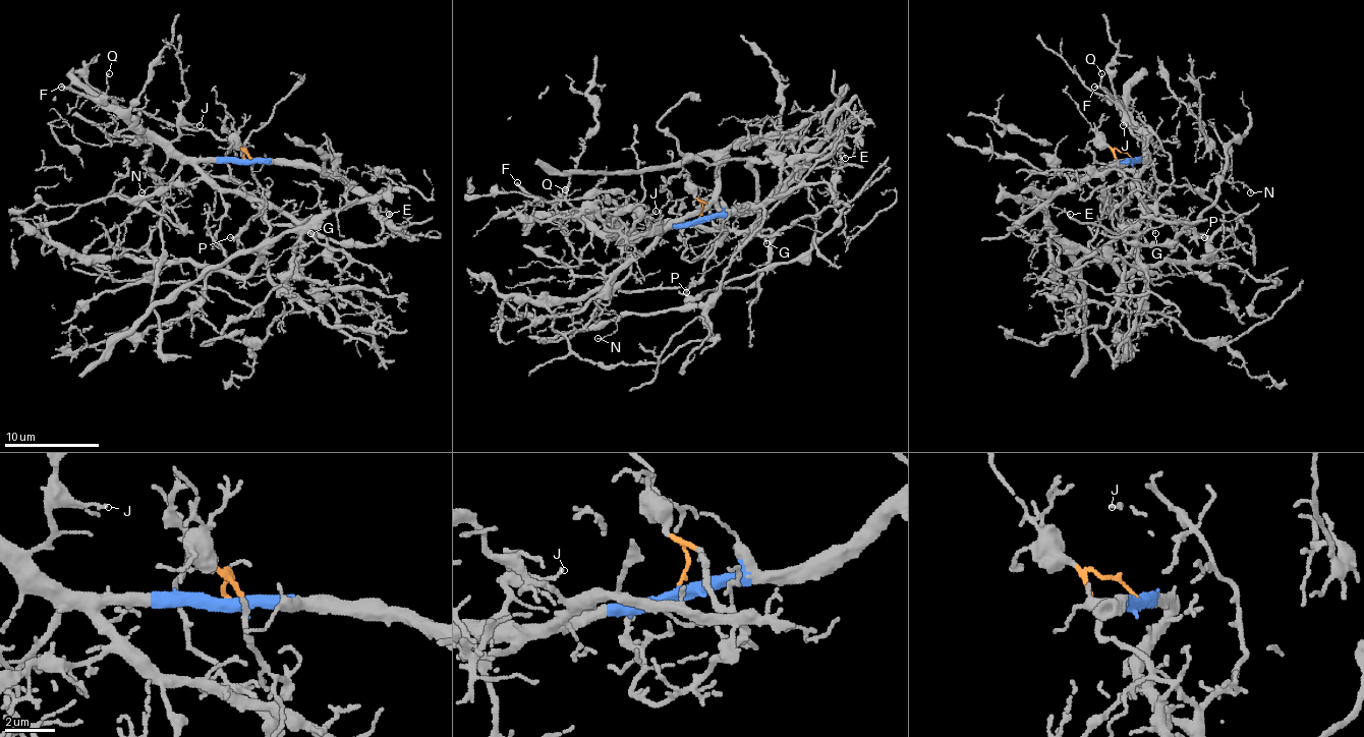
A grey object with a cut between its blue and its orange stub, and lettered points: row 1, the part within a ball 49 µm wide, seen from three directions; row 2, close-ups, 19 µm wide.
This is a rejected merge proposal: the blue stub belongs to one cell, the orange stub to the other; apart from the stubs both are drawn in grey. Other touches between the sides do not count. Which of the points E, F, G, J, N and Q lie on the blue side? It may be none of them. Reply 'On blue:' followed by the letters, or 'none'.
On blue: E, F, G, J, N, Q

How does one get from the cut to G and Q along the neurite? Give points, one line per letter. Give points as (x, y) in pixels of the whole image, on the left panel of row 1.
G: (243, 160), (203, 160), (199, 167), (220, 188), (241, 190), (281, 208), (302, 222), (309, 233)
Q: (243, 160), (174, 158), (156, 138), (136, 133), (101, 103), (108, 87), (108, 74)

